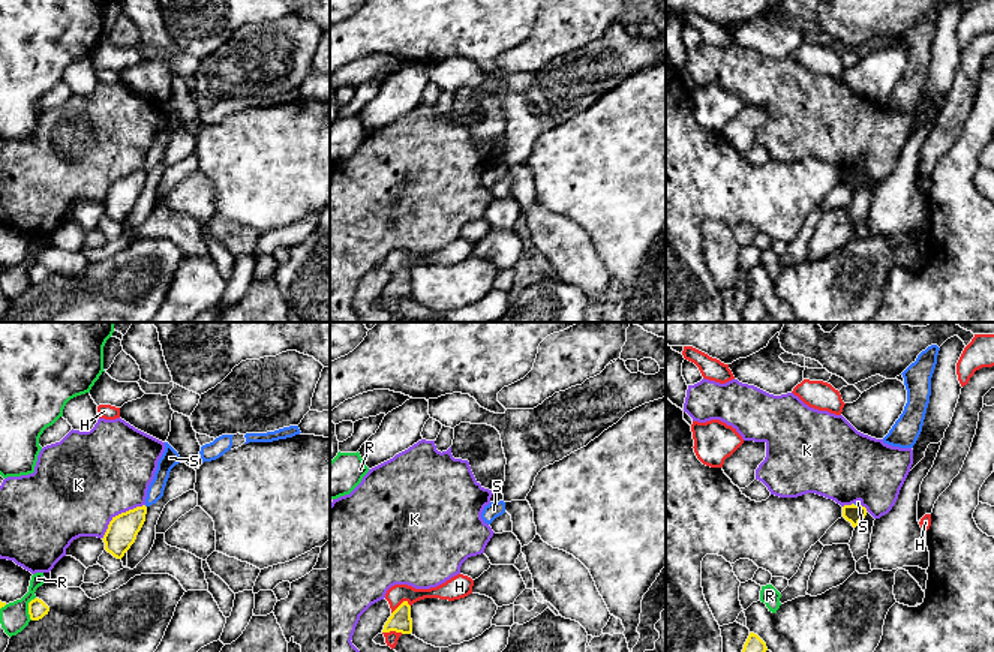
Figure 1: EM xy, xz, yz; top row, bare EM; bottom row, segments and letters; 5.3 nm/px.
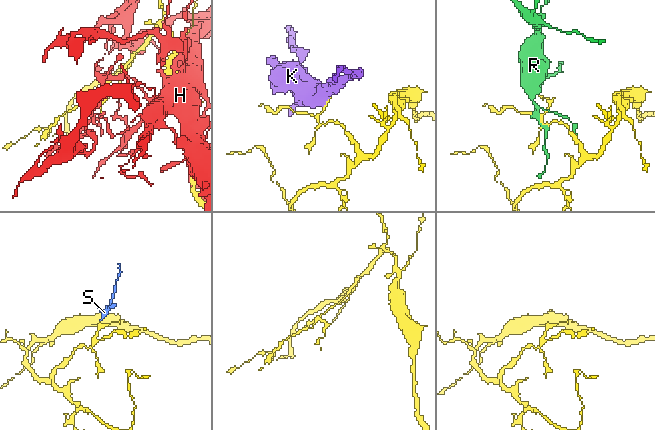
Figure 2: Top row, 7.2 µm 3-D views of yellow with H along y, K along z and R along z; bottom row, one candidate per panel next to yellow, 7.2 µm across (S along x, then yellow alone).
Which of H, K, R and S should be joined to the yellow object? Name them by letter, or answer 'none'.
none

